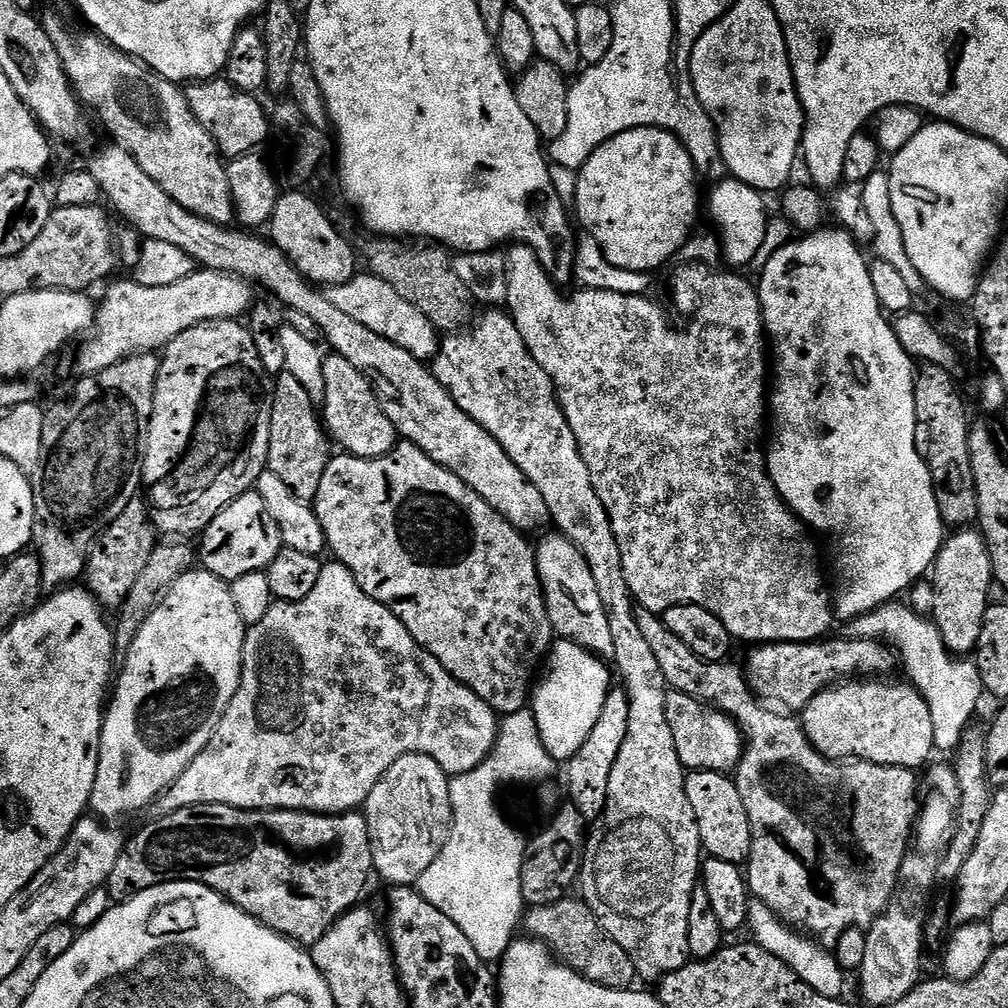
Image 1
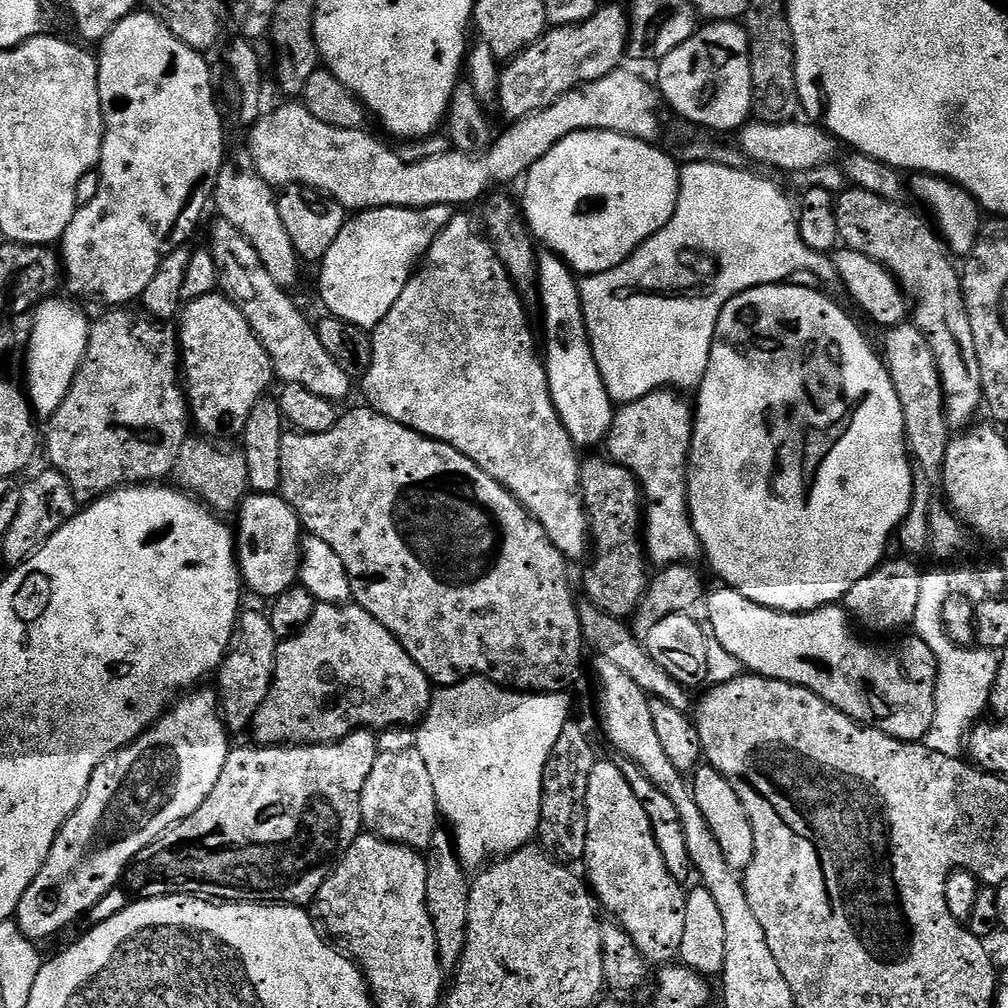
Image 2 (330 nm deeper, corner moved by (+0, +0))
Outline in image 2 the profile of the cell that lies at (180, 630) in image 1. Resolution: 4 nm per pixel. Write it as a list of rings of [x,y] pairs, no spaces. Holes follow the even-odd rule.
[[[192,690],[183,698],[177,699],[176,703],[173,704],[151,728],[144,729],[144,732],[133,744],[129,744],[126,748],[121,748],[120,751],[115,752],[113,756],[107,756],[107,758],[96,767],[94,774],[90,778],[90,786],[86,790],[86,794],[82,798],[78,810],[74,810],[72,817],[62,826],[62,830],[58,834],[58,838],[54,842],[54,846],[50,850],[50,854],[46,858],[42,870],[38,870],[38,878],[34,878],[34,882],[30,882],[26,894],[22,894],[22,902],[16,907],[14,919],[29,939],[35,942],[42,942],[47,936],[52,936],[55,932],[60,932],[63,928],[70,927],[79,916],[87,917],[89,913],[91,913],[93,906],[96,905],[111,888],[117,887],[117,885],[125,879],[130,865],[135,861],[142,850],[146,850],[146,846],[150,846],[163,832],[168,831],[169,828],[173,828],[175,824],[182,822],[190,814],[194,814],[194,810],[198,810],[198,806],[202,806],[202,802],[206,802],[210,790],[214,790],[214,782],[218,782],[218,774],[222,774],[222,766],[226,766],[226,758],[230,751],[230,743],[228,744],[230,733],[228,729],[224,727],[224,717],[220,715],[217,693],[215,691],[200,691],[204,690]]]

